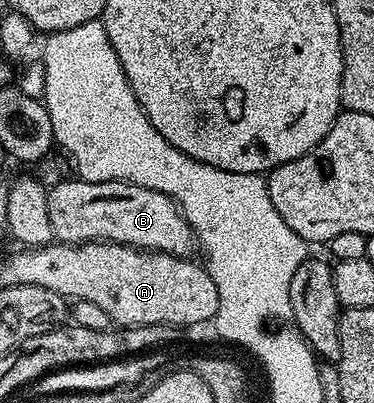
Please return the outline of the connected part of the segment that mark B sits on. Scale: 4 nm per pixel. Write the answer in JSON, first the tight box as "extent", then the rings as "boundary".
{"extent":[46,178,195,257],"boundary":[[[71,178],[59,184],[51,183],[46,197],[54,240],[63,244],[127,244],[129,248],[184,257],[195,251],[190,223],[183,218],[174,199],[162,192],[128,182],[88,182]]]}

